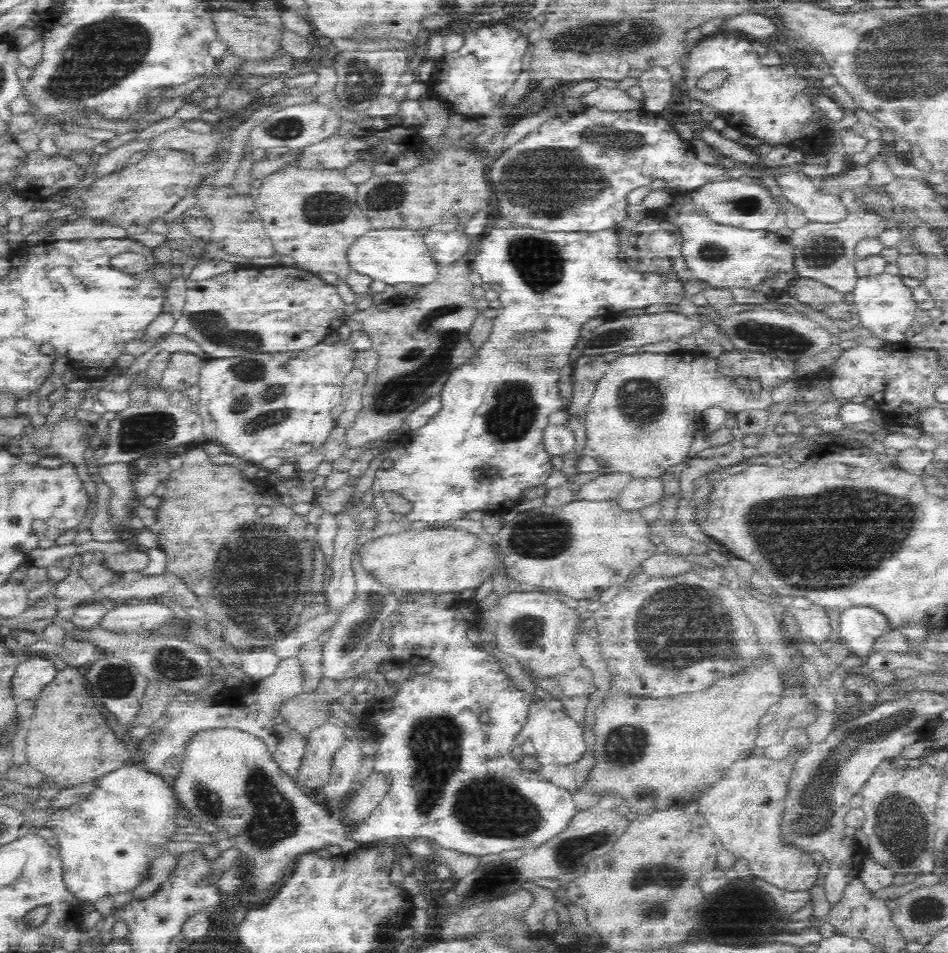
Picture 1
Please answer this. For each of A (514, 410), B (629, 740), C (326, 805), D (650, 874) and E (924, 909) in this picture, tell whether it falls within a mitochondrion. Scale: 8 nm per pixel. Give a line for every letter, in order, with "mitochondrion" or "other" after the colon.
A: mitochondrion
B: mitochondrion
C: other
D: mitochondrion
E: mitochondrion

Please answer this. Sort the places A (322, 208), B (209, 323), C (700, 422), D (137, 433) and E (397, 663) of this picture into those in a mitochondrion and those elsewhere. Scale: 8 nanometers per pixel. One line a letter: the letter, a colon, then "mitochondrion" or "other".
A: mitochondrion
B: mitochondrion
C: other
D: mitochondrion
E: other

